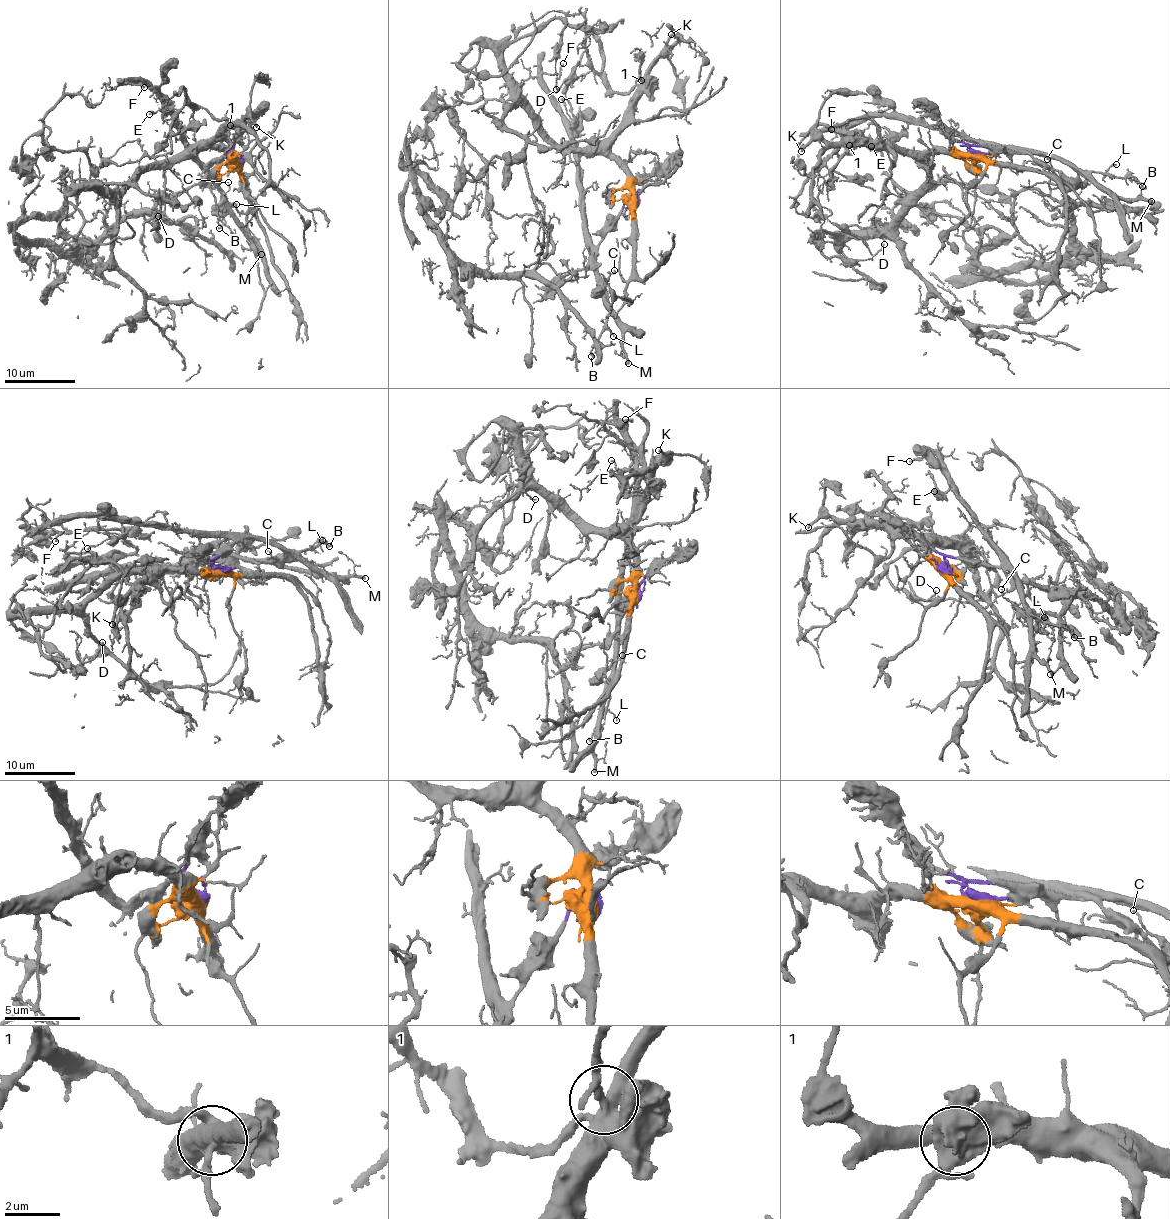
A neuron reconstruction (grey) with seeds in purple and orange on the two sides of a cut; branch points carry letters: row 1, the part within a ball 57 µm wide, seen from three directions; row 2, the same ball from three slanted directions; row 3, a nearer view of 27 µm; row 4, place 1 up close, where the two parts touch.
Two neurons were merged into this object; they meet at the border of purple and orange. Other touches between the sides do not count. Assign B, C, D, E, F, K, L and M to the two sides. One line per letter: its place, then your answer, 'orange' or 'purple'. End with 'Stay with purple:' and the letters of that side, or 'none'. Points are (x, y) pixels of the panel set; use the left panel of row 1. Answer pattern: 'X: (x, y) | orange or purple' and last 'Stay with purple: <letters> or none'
B: (219, 228) | purple
C: (228, 182) | purple
D: (158, 216) | orange
E: (149, 114) | purple
F: (144, 87) | purple
K: (256, 127) | orange
L: (236, 204) | purple
M: (261, 254) | purple
Stay with purple: B, C, E, F, L, M

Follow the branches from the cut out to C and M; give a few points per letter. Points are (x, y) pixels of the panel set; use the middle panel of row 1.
C: (632, 200), (627, 197), (596, 257), (596, 278), (602, 295), (601, 282), (614, 270)
M: (632, 200), (627, 197), (616, 225), (598, 247), (596, 273), (604, 305), (621, 331), (622, 352), (629, 363)

